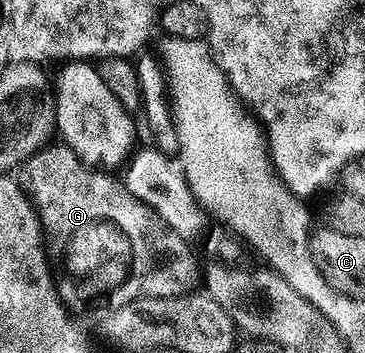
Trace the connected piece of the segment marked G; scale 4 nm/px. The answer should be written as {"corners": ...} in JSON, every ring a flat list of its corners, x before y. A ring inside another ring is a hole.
{"corners":[[51,142,46,147,40,149,36,154,32,154,21,165,20,187,28,197,28,200,34,206,37,213,38,223,41,225,41,235,44,237,44,253,50,265,50,271,54,279,54,287,57,289,58,297,66,305,71,313,94,312,97,308,111,308,117,310,126,304,131,304,134,300,139,300,145,296,155,296,156,298,172,298,173,296,185,296,193,293,194,288,200,284,200,268,198,272,198,260,194,257,195,250,184,238,176,234,176,230,170,229,163,222,160,214,153,211,140,198,134,197,127,190,125,183,121,179,113,180,111,173,106,170,91,168,70,149,65,142]]}

